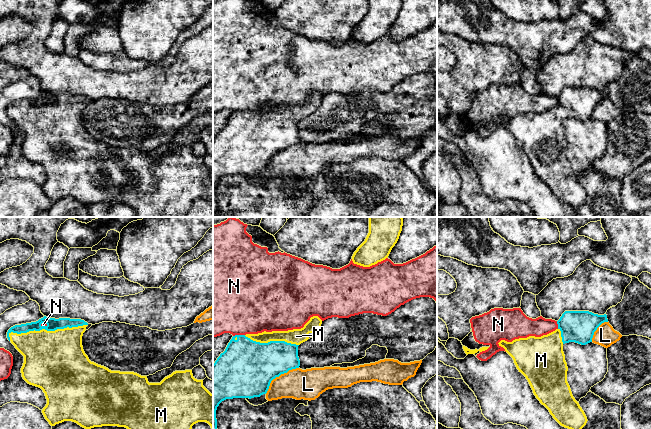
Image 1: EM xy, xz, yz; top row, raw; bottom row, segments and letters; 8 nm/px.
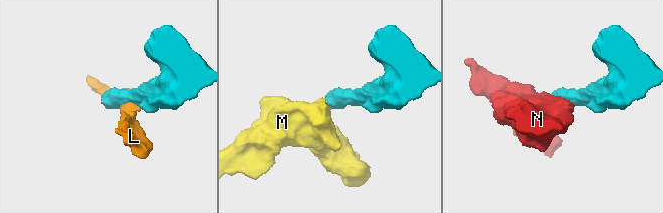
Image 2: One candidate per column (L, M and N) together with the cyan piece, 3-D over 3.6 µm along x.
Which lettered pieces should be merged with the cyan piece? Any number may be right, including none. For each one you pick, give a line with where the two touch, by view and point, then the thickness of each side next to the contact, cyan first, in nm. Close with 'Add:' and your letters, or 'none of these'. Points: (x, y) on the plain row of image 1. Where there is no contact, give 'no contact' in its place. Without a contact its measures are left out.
M: contact xy (47, 106); calibres 100 and 480 nm
Add: M

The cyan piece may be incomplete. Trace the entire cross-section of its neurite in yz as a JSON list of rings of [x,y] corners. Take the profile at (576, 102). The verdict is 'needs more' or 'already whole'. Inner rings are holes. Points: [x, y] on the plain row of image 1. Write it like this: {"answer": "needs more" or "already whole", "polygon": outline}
{"answer": "needs more", "polygon": [[[565,87],[557,97],[558,104],[541,113],[529,112],[515,115],[512,118],[501,116],[498,120],[513,134],[514,139],[528,156],[534,171],[544,181],[553,194],[563,203],[578,209],[587,199],[587,193],[579,179],[572,171],[567,158],[567,139],[563,121],[575,118],[586,121],[592,118],[594,108],[604,98],[607,91],[598,91],[589,87]]]}

